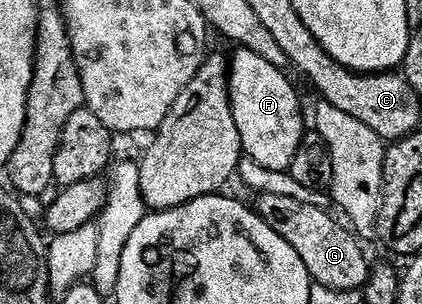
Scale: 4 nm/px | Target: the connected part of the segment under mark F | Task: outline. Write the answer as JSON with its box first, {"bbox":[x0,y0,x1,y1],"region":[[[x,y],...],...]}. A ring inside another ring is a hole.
{"bbox":[228,49,306,172],"region":[[[240,49],[235,53],[228,68],[228,92],[244,155],[262,165],[262,169],[291,172],[294,153],[298,153],[298,145],[306,133],[300,99],[281,68],[270,65],[270,61],[253,51]]]}

